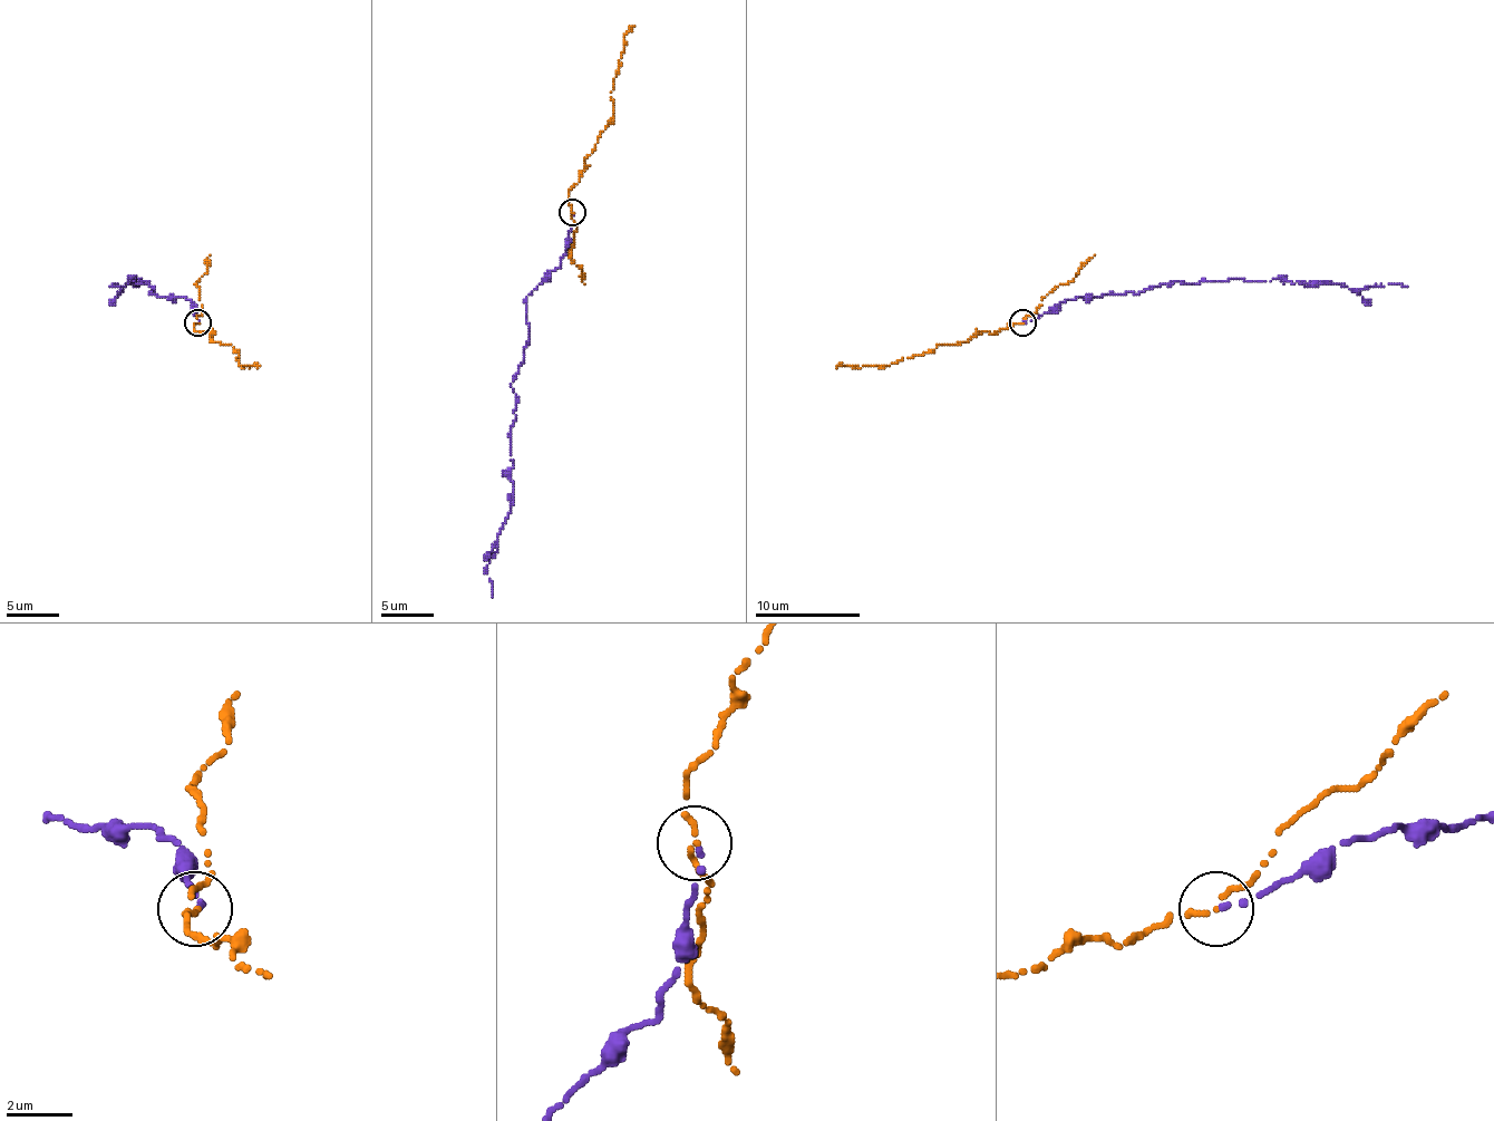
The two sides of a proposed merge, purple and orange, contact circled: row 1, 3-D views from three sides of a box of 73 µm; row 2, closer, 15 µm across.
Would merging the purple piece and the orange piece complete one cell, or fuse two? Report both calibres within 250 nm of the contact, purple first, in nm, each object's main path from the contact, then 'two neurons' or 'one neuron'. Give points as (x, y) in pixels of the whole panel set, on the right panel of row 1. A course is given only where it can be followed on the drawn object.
calibres 130 and 150 nm; course purple (1024, 324), (1055, 305), (1152, 289), (1175, 281), (1194, 283), (1278, 279), (1362, 289), (1407, 287); course orange (1024, 324), (902, 357), (889, 365), (836, 365); one neuron

